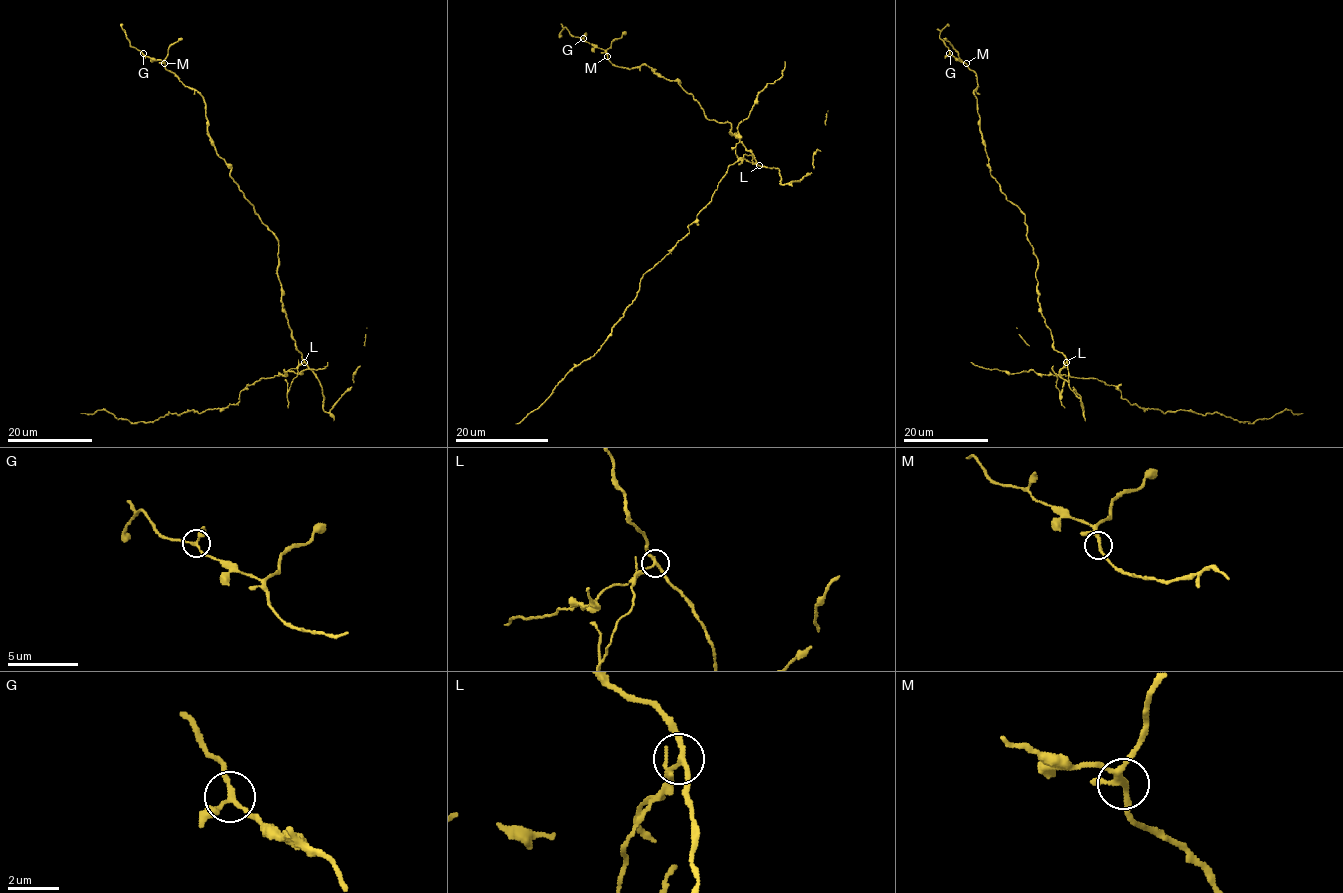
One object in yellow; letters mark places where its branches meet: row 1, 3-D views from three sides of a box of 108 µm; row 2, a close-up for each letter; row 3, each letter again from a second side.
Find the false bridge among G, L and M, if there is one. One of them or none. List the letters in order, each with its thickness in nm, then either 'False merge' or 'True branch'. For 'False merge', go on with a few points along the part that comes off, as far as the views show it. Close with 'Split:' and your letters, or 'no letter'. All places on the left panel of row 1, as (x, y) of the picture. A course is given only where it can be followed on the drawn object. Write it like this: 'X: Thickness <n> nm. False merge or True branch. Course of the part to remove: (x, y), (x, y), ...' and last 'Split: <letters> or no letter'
G: Thickness 180 nm. True branch
L: Thickness 170 nm. False merge. Course of the part to remove: (304, 361), (246, 386), (236, 404), (223, 408), (168, 413), (132, 423), (102, 409), (81, 413)
M: Thickness 180 nm. True branch
Split: L

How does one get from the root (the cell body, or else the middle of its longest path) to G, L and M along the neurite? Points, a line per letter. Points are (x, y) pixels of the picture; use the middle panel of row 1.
G: (745, 147), (730, 133), (728, 122), (709, 120), (678, 81), (644, 65), (618, 67), (583, 38)
L: (745, 147), (759, 165)
M: (745, 147), (730, 133), (728, 122), (709, 120), (678, 81), (667, 80), (644, 65), (618, 67), (607, 56)

